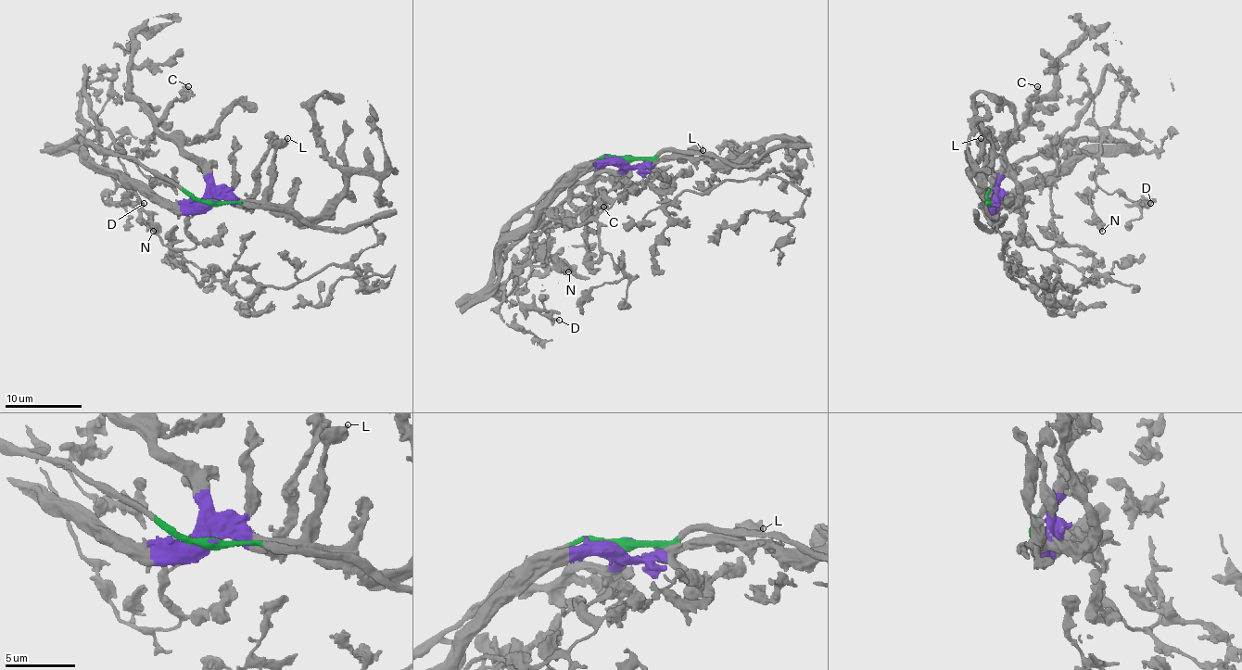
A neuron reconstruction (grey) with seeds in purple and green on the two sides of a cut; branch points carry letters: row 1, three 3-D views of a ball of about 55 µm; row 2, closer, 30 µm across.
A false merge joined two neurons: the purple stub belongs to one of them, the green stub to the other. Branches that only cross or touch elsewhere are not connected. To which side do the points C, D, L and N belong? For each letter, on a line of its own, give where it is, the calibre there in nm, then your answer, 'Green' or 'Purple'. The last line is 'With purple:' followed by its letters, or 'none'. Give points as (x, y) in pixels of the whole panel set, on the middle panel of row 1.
C: Place: (603, 207). Thickness 600 nm. Purple
D: Place: (559, 320). Thickness 180 nm. Green
L: Place: (703, 150). Thickness 500 nm. Purple
N: Place: (568, 271). Thickness 550 nm. Green
With purple: C, L

